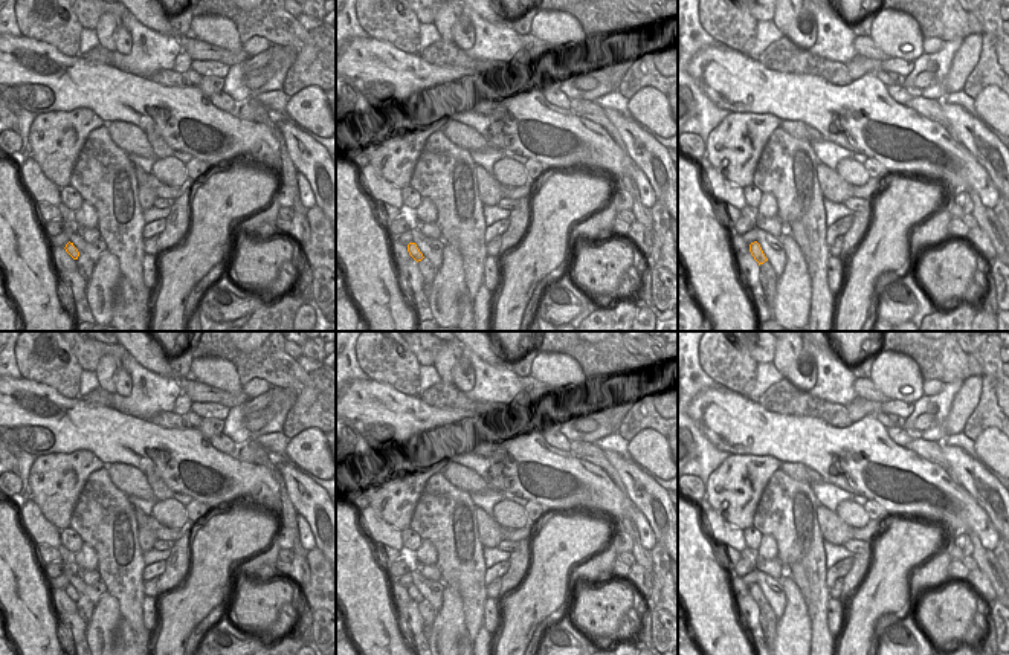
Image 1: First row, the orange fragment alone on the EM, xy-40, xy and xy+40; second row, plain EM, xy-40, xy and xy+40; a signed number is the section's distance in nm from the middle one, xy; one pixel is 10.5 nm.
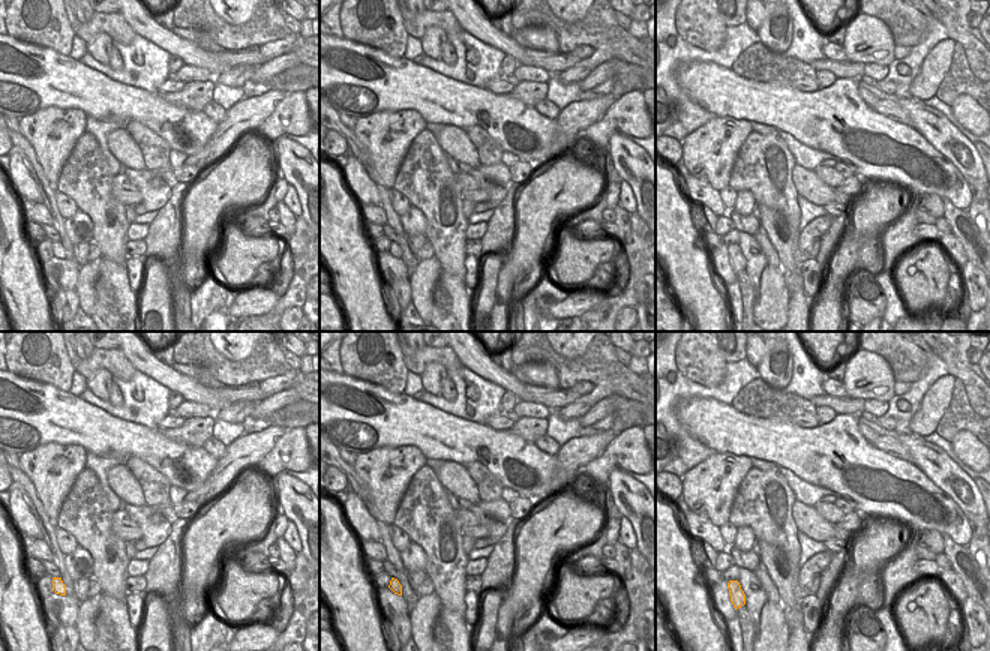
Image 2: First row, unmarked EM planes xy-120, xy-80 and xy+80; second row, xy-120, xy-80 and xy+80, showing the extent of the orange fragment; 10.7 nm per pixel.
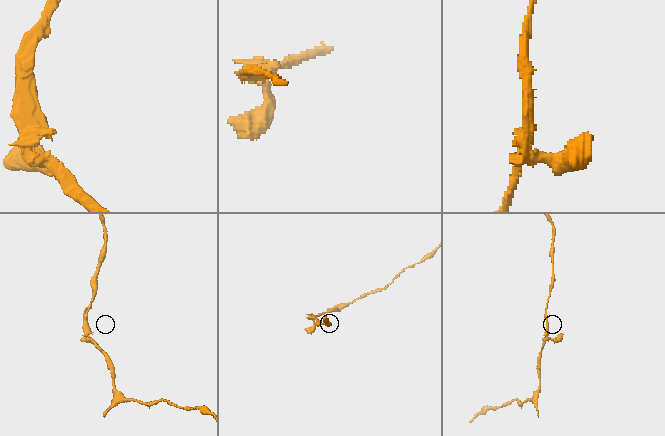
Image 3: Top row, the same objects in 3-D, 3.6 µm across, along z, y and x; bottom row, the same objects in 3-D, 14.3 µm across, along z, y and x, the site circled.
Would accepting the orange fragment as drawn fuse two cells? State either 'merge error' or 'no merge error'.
no merge error

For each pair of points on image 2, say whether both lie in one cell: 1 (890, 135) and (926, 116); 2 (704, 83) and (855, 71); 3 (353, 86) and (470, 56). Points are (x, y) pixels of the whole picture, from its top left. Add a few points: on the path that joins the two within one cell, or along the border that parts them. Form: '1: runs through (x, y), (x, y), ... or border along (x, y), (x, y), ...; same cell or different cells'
1: border along (911, 126), (936, 150); different cells
2: border along (837, 77), (854, 78); different cells
3: border along (420, 63), (459, 80); different cells

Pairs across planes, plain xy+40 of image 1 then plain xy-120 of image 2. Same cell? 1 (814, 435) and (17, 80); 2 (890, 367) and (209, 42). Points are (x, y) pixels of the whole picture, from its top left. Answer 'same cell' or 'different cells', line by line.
1: same cell
2: same cell

